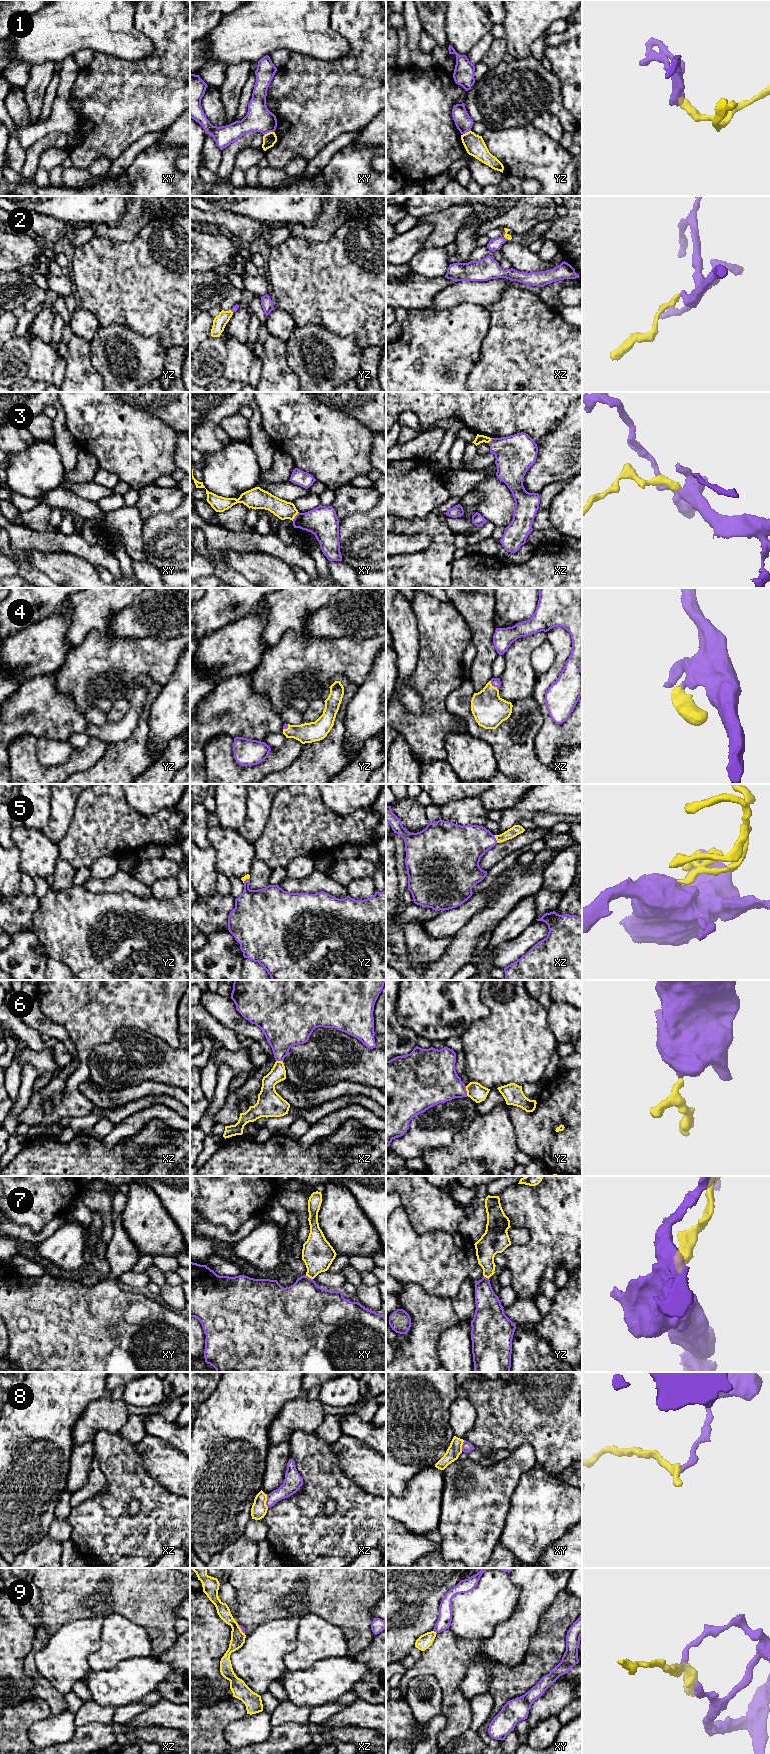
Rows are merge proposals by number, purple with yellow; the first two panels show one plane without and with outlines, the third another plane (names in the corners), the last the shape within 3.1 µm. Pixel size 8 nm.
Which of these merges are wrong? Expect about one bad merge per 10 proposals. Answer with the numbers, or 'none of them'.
8, 9

